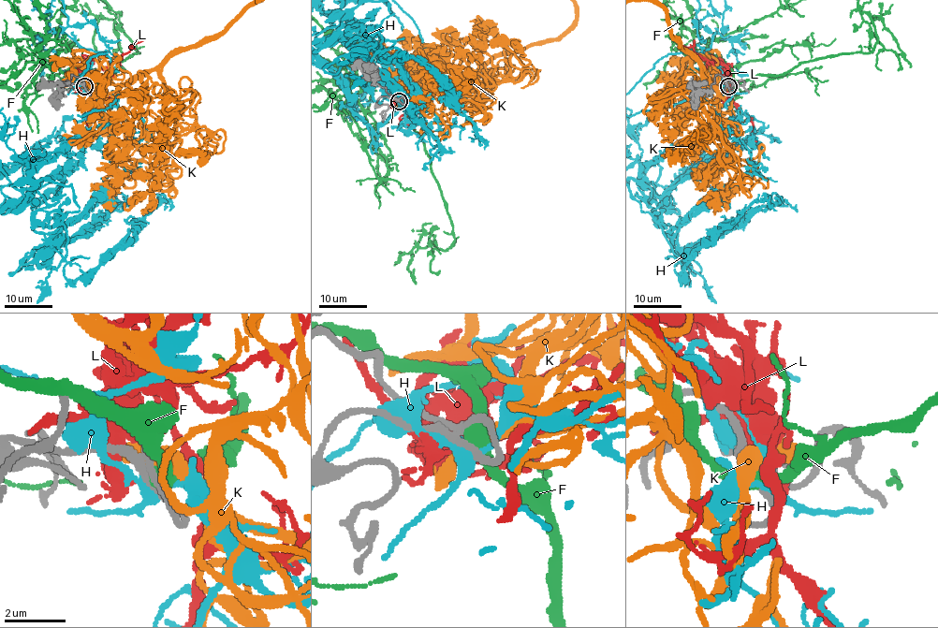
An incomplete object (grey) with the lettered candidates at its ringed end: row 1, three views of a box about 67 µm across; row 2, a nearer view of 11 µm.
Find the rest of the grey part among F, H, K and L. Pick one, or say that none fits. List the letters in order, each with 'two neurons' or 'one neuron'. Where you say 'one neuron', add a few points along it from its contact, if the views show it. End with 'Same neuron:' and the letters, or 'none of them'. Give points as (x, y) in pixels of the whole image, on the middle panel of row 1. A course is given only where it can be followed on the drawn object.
F: two neurons
H: two neurons
K: one neuron
L: two neurons
Same neuron: K

